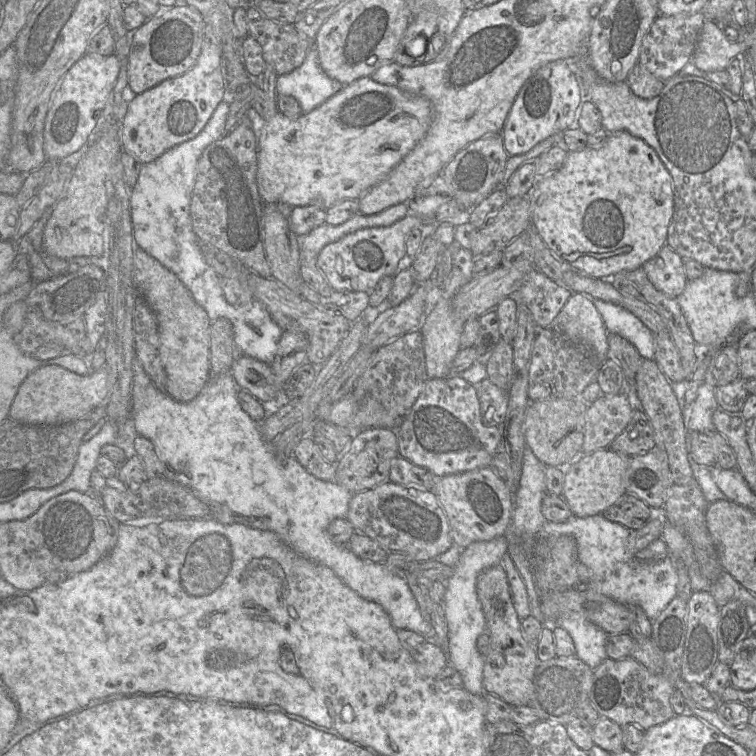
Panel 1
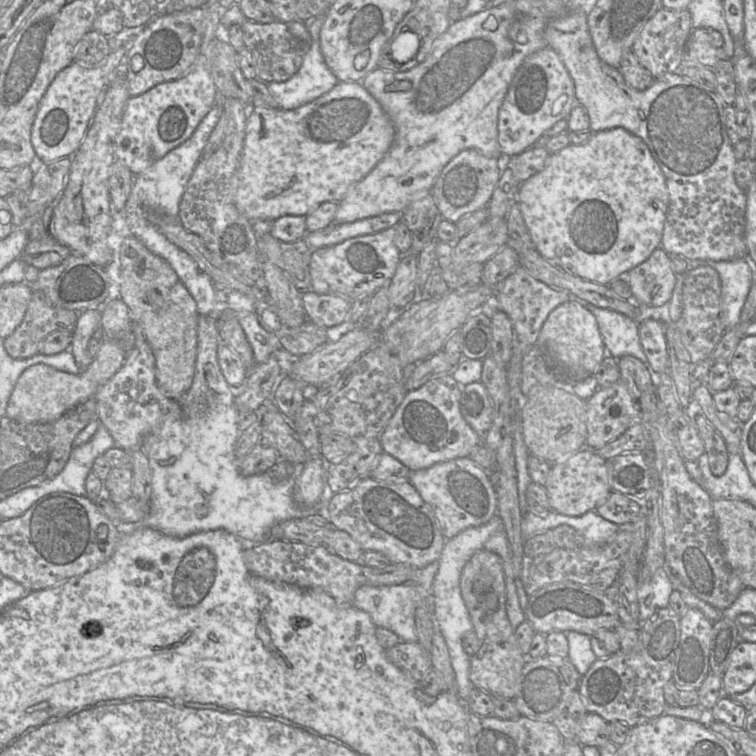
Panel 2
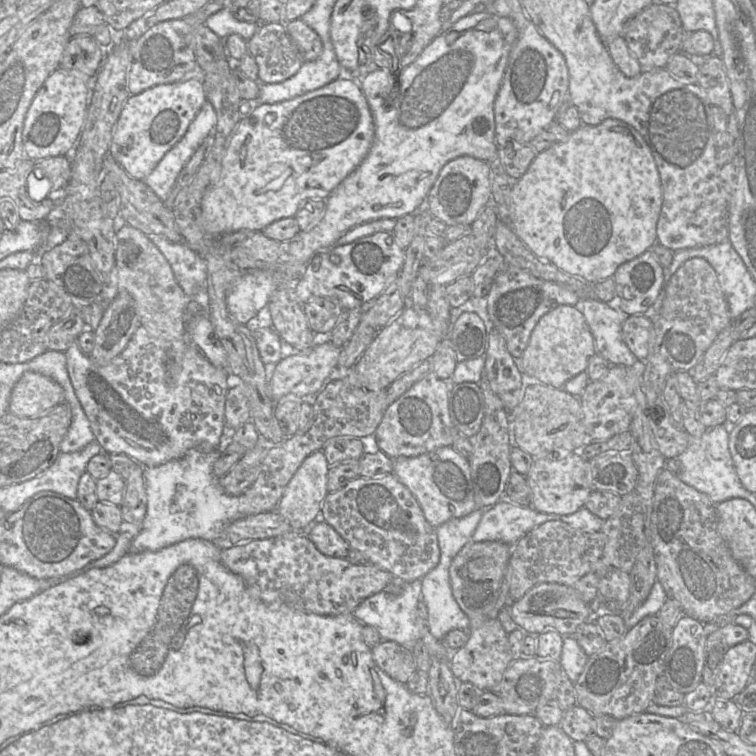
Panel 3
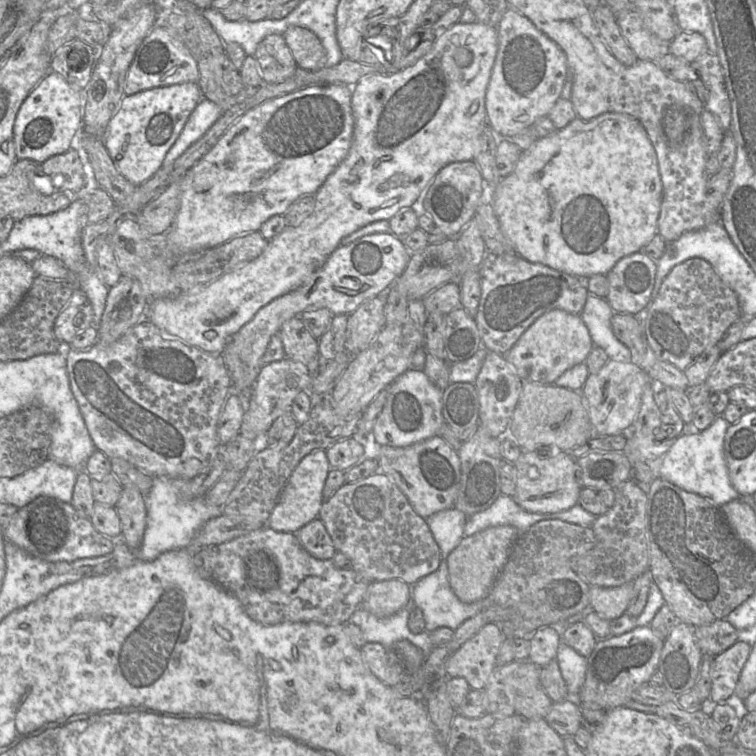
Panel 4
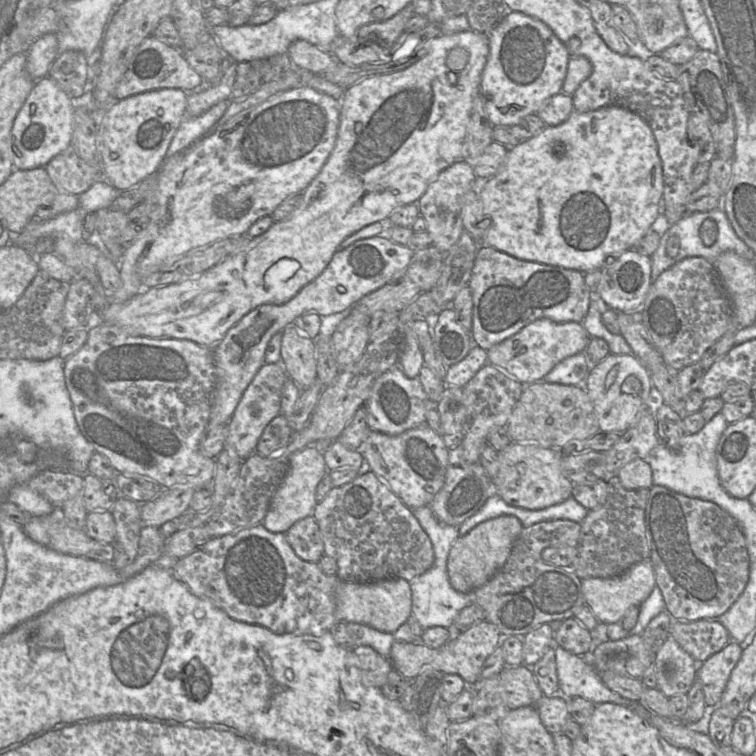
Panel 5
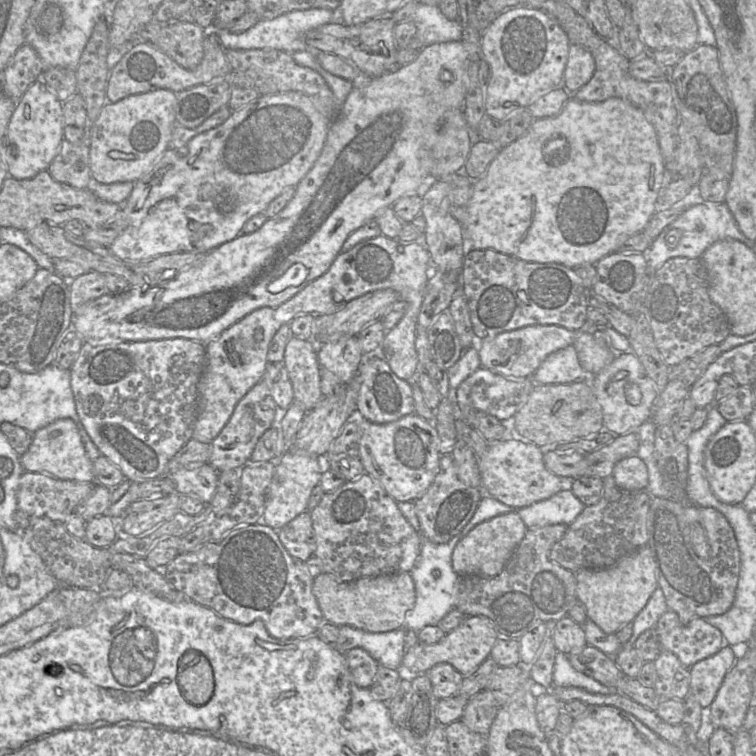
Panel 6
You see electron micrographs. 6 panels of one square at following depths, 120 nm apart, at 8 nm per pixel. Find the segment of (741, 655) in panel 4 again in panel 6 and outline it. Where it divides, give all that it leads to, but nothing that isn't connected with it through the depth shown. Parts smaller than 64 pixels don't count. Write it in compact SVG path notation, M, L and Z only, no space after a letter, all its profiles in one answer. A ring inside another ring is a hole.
M730 645L722 647L716 654L698 661L689 668L689 694L695 697L702 708L709 707L737 658Z

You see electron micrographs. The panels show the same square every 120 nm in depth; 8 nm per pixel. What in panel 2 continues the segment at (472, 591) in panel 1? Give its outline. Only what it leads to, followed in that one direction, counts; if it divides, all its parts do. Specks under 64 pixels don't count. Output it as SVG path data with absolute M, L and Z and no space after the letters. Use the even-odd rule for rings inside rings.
M496 514L485 524L469 527L453 538L447 539L439 560L439 568L432 585L435 597L435 620L448 647L452 668L455 673L455 689L458 697L466 701L475 686L472 684L470 672L470 656L462 646L462 637L465 633L473 631L473 624L460 589L461 572L467 561L479 550L484 548L485 542L497 530L503 529L503 521Z

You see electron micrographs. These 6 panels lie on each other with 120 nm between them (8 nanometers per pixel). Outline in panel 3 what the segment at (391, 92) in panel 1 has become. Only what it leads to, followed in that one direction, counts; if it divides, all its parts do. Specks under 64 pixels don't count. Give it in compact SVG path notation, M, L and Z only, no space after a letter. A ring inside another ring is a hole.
M345 74L322 88L291 100L255 105L254 110L239 121L222 159L219 178L202 198L202 228L212 236L242 229L262 232L277 220L294 217L305 200L327 199L365 158L374 132L372 113L359 79Z

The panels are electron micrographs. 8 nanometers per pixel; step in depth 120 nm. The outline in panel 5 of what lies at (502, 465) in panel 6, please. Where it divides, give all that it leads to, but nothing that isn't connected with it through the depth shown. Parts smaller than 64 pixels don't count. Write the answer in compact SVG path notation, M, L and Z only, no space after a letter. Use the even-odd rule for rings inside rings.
M512 442L498 452L498 472L493 478L495 493L509 505L529 510L544 509L572 496L573 483L561 468L562 455L556 448Z

